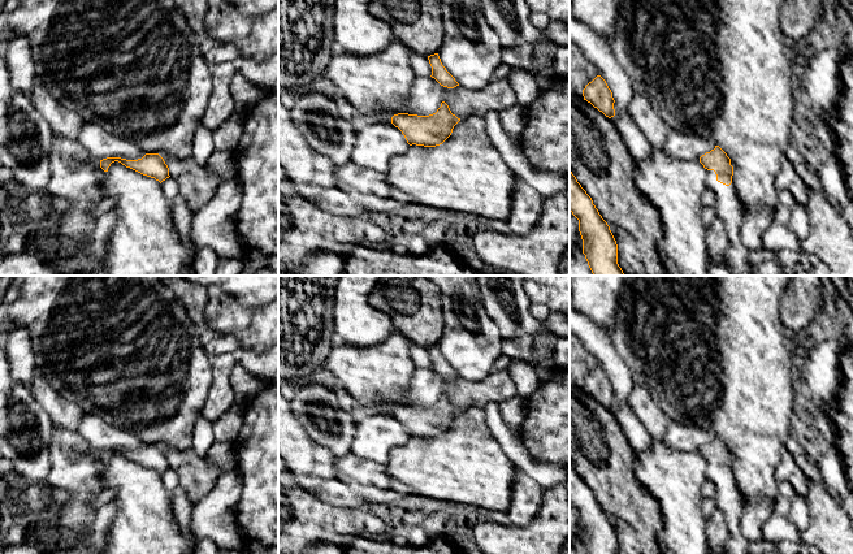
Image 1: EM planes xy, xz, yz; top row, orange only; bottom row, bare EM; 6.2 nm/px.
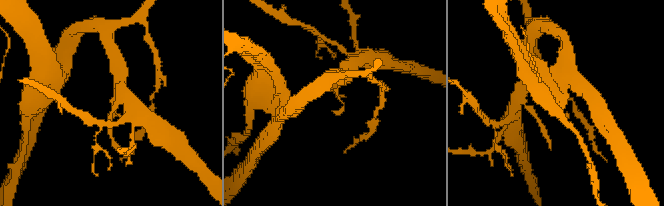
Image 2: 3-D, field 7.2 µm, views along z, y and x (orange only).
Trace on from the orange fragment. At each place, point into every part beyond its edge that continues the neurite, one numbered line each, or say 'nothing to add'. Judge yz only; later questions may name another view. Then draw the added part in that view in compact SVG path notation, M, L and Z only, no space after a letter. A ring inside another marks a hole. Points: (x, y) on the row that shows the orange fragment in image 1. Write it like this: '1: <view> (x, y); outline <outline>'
1: yz (727, 206); outline M707 170L707 187L715 198L716 216L723 221L729 238L729 247L726 251L726 264L736 272L737 276L752 276L753 267L748 260L748 252L740 238L740 203L735 195L736 176L732 176L732 183L726 186L716 181L714 170Z

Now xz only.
nothing to add

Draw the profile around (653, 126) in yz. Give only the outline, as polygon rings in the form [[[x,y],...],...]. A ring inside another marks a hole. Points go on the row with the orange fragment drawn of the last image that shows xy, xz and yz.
[[[636,94],[631,99],[625,111],[632,121],[638,126],[641,133],[646,137],[651,147],[664,147],[667,135],[672,131],[672,129],[659,116],[646,96]]]

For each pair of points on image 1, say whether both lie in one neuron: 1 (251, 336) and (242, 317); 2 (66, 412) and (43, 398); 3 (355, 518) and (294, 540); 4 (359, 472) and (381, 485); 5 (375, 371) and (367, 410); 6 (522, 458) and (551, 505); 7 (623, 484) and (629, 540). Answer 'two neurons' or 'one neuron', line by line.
1: one neuron
2: one neuron
3: one neuron
4: one neuron
5: two neurons
6: two neurons
7: one neuron

